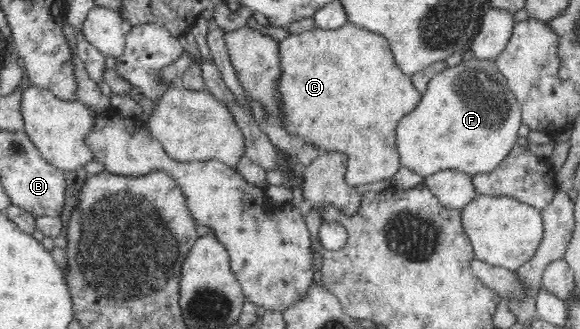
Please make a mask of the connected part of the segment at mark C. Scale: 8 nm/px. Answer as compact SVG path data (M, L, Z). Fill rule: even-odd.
M349 22L339 29L324 30L317 27L300 34L290 34L278 43L279 69L277 96L281 100L281 121L273 118L274 126L281 126L289 137L301 137L305 145L315 145L319 153L346 155L345 182L352 186L370 183L375 187L391 180L399 171L401 162L397 153L395 127L421 101L421 94L413 86L410 76L399 71L394 63L390 45L383 36L365 31Z

